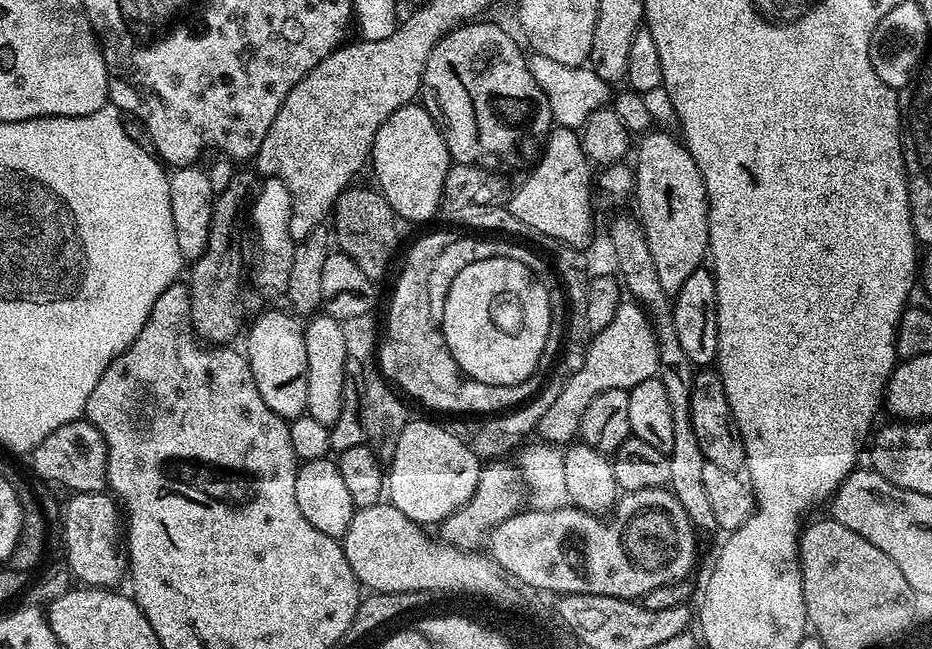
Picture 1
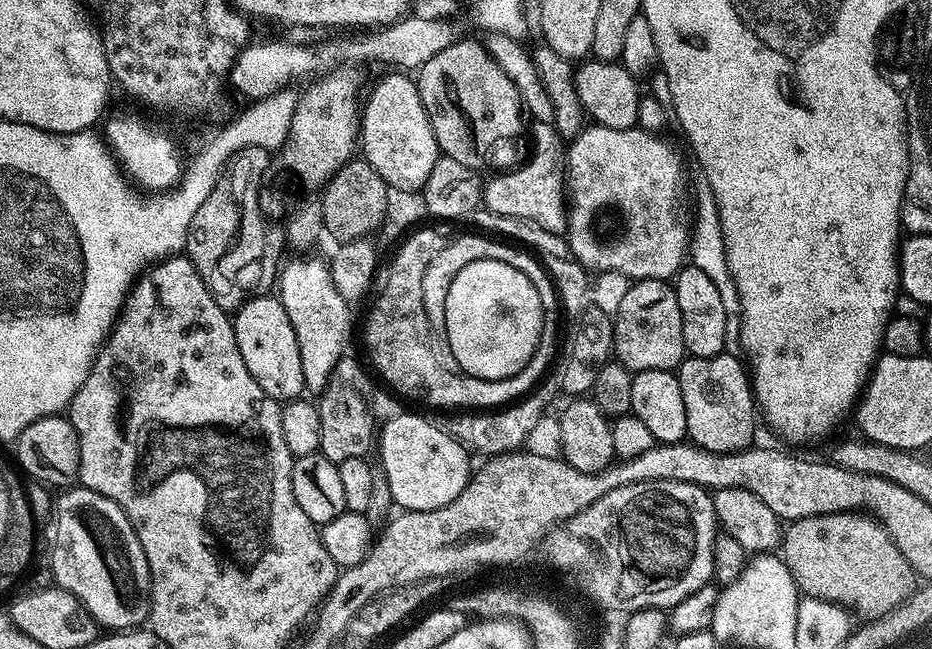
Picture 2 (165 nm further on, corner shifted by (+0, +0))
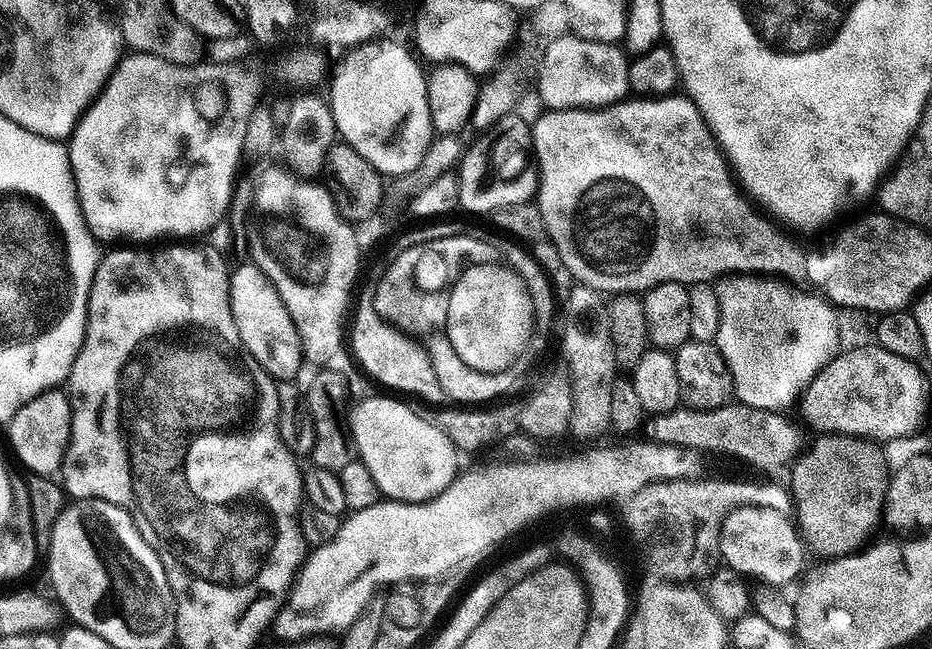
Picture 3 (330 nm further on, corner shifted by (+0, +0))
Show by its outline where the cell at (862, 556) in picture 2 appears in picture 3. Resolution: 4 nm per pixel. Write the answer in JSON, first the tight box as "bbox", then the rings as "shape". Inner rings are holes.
{"bbox":[790,434,890,558],"shape":[[[822,434],[803,454],[796,457],[791,465],[792,484],[790,495],[794,501],[794,523],[800,533],[800,539],[809,549],[812,548],[820,558],[851,556],[859,552],[873,539],[872,531],[881,527],[884,505],[888,495],[890,467],[879,443],[866,440],[862,436],[843,434]]]}

